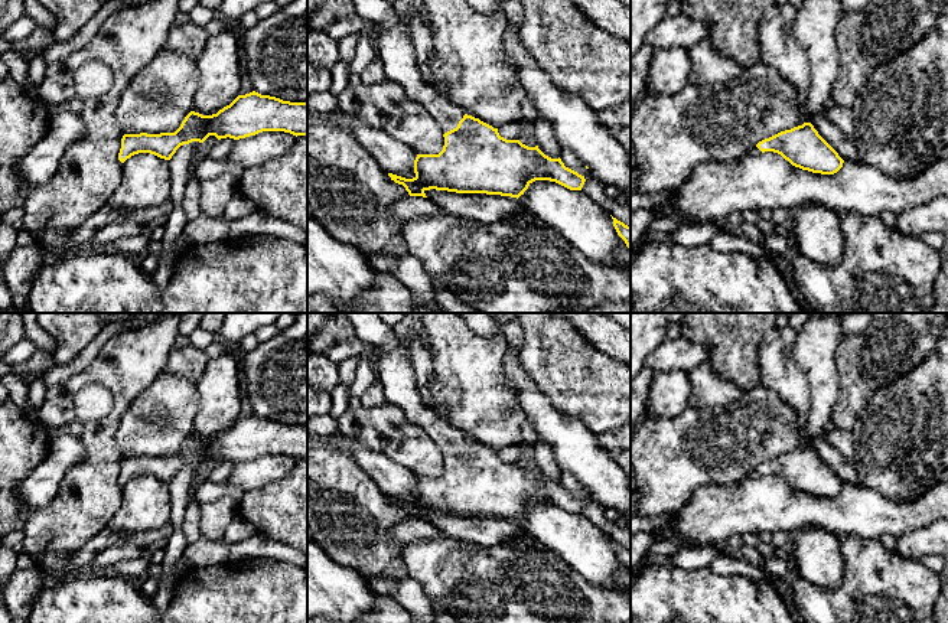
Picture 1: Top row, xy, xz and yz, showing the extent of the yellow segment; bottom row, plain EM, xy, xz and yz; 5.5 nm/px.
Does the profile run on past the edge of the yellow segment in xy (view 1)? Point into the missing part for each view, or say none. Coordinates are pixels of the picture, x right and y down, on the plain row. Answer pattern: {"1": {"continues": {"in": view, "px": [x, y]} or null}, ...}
{"1": {"continues": null}}

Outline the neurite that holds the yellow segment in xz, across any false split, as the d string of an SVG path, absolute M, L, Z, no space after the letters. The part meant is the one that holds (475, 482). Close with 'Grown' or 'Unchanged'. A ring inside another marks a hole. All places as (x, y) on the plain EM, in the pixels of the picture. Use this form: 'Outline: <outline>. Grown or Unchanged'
Outline: M378 313L345 316L354 324L356 337L378 350L374 365L387 402L401 407L407 418L430 436L444 460L439 477L417 477L413 502L388 496L410 519L427 521L424 515L436 512L518 522L535 503L581 513L584 499L566 490L560 480L551 482L538 469L528 470L519 463L501 460L498 451L465 437L426 407L404 345Z. Grown

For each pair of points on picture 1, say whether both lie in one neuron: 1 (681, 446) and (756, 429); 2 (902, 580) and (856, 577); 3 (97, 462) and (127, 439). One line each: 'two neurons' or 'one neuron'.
1: one neuron
2: one neuron
3: two neurons

